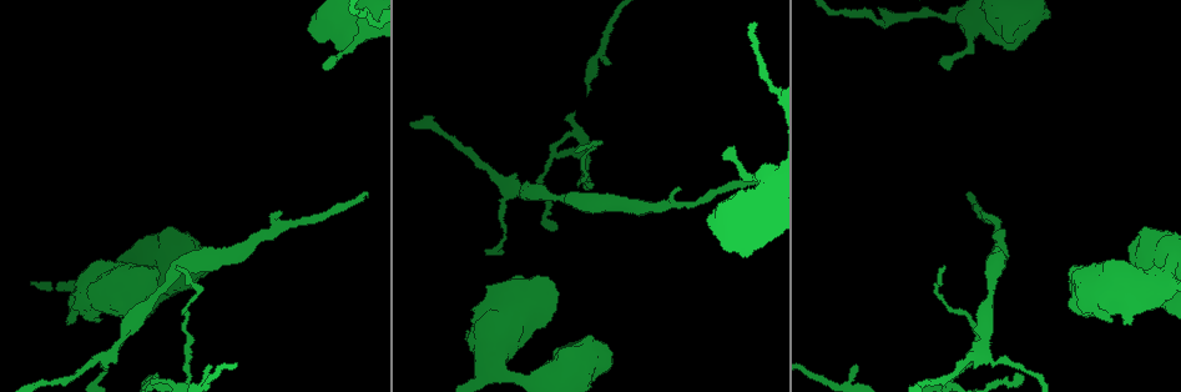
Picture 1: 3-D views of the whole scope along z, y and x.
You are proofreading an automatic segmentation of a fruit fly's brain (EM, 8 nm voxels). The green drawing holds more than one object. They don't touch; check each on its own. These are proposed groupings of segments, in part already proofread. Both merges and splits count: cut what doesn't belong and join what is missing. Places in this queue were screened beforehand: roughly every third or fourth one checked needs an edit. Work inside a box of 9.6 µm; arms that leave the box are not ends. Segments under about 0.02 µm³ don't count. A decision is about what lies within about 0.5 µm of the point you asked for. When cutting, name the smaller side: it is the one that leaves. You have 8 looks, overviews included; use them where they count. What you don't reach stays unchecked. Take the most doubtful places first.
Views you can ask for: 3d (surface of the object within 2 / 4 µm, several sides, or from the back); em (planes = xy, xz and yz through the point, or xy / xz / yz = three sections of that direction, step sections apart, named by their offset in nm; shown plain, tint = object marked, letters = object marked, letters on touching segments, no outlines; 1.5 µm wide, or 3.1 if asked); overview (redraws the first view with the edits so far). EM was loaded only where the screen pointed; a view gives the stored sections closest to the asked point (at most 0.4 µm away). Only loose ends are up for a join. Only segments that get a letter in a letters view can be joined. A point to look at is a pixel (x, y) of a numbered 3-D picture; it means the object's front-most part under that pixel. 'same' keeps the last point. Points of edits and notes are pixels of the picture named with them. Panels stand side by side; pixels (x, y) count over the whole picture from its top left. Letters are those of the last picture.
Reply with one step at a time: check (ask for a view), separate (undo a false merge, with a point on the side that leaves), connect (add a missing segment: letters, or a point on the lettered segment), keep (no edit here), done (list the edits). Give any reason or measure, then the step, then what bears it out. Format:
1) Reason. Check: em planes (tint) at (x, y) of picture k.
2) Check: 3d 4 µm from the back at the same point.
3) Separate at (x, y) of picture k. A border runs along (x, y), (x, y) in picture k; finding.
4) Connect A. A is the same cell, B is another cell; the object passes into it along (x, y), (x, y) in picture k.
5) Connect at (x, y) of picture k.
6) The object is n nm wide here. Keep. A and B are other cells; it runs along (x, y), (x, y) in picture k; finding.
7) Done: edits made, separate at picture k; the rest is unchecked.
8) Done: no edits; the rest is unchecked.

Free end. Check: em xz step 8 (letters) at (968, 192) of picture 1.

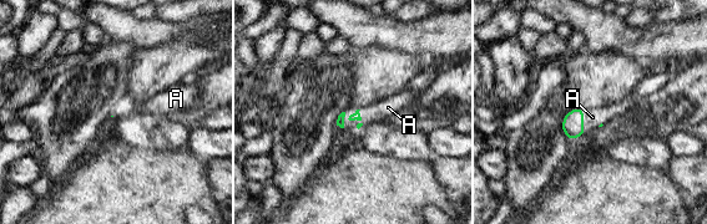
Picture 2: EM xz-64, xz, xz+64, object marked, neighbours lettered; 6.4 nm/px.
Another direction. Check: em planes (letters) at the same point.

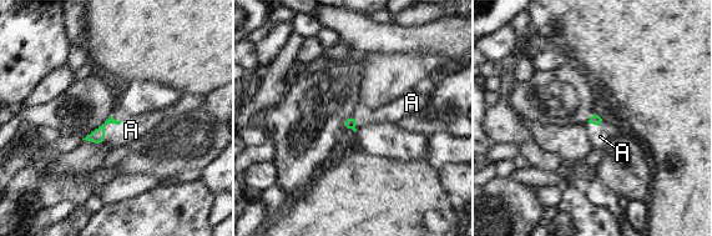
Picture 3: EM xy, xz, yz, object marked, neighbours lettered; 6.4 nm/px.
Connect A. A is the same cell; the object passes into it along (97, 136), (105, 124), (131, 130) in picture 3; it goes on there.

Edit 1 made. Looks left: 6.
Thick end. Check: em xy step 4 (letters) at (1124, 325) of picture 1.

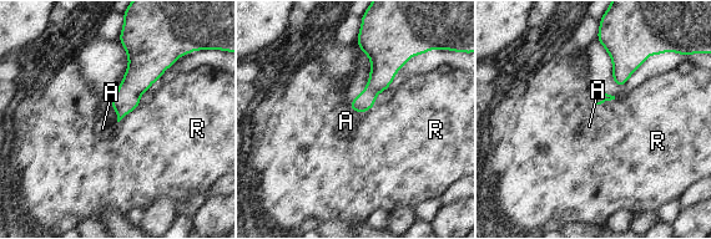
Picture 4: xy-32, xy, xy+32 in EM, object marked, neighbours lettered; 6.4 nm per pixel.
Check: em planes (letters) at the same point.

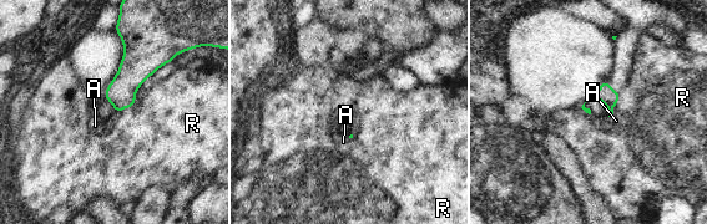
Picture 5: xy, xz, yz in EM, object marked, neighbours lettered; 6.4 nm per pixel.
Keep. A and R are other cells; a border runs along (137, 101), (116, 113) in picture 5; none of them fits.

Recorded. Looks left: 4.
Check: 3d 4 µm at (975, 25) of picture 1.

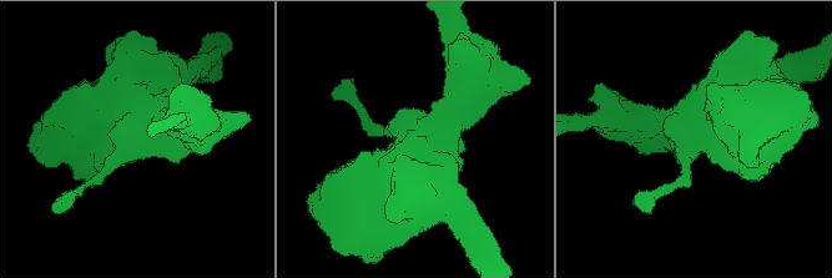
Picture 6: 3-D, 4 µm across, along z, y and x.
Check: em xz step 8 (tint) at (692, 145) of picture 6.

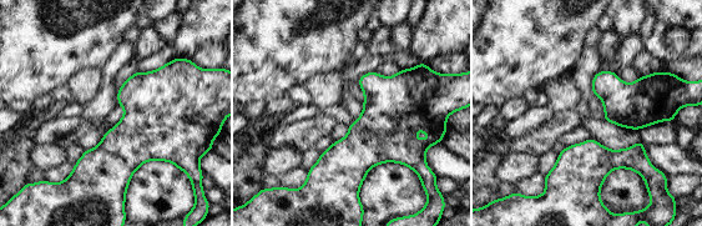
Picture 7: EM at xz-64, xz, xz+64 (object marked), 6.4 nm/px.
Cut it another way. Check: em planes (letters) at the same point.

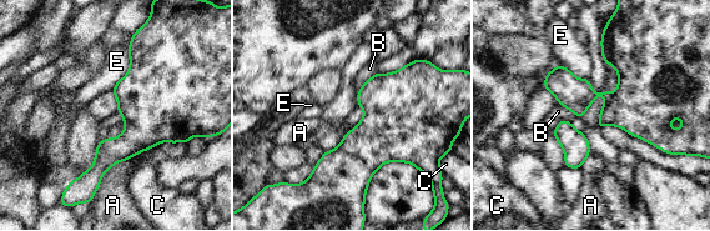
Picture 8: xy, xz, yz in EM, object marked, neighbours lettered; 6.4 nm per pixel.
The object is 600 nm wide here. Keep. A, B, C and E are other cells; a border runs along (452, 151), (439, 160), (443, 176) in picture 8; one neuron here.

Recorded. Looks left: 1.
Done: edits made, connect at picture 3; the rest is unchecked.

